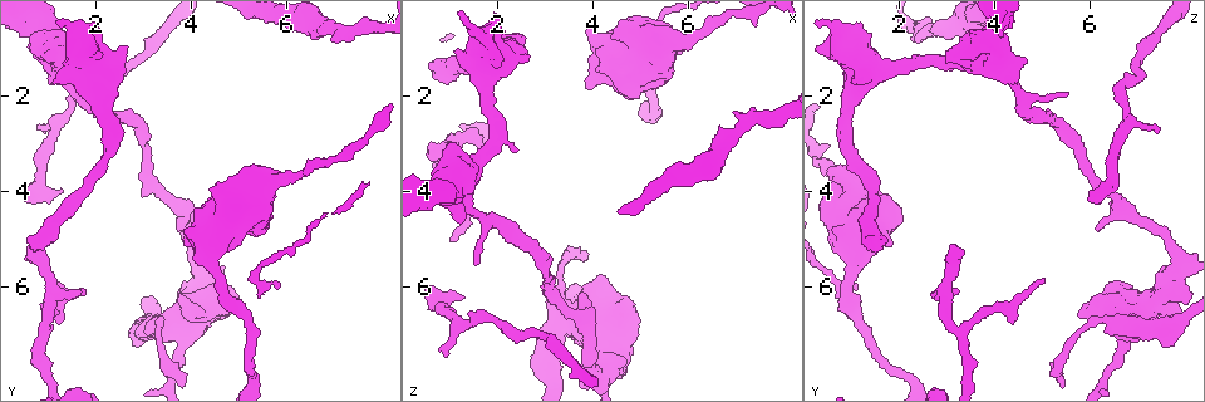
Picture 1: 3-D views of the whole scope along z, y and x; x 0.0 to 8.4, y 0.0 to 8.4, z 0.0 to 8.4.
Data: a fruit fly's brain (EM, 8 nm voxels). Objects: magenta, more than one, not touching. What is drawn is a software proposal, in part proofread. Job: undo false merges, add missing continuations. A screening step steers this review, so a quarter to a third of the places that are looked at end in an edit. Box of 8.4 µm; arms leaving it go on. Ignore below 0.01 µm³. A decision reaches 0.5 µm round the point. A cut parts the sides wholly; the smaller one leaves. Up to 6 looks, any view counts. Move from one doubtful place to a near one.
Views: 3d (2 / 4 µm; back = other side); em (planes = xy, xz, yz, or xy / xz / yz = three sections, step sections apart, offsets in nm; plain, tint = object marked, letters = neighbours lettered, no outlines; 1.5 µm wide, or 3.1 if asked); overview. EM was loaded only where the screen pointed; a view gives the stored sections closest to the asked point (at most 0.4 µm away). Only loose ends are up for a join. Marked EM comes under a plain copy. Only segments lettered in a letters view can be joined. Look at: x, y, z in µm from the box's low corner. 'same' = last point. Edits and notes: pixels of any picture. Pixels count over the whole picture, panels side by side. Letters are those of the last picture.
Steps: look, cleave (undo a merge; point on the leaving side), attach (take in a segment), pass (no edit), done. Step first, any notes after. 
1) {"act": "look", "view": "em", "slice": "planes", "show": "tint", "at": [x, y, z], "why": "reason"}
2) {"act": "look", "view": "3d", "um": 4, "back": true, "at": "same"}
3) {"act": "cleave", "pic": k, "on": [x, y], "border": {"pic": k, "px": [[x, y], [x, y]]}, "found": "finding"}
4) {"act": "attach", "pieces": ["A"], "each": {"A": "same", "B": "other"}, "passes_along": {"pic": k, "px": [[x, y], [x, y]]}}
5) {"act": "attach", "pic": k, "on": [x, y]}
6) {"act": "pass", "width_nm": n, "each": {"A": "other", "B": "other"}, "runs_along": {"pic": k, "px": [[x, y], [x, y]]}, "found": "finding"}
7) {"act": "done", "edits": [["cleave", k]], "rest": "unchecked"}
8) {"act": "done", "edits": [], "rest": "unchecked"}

{"act": "look", "view": "3d", "um": 4, "at": [1.10, 5.80, 5.10], "why": "free end"}

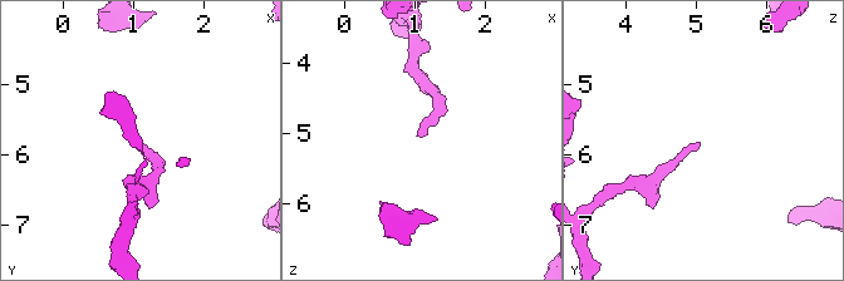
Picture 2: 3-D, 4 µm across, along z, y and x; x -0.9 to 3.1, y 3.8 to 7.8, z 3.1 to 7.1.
{"act": "look", "view": "em", "slice": "planes", "show": "letters", "at": [1.10, 5.80, 5.10], "why": "need the tissue"}

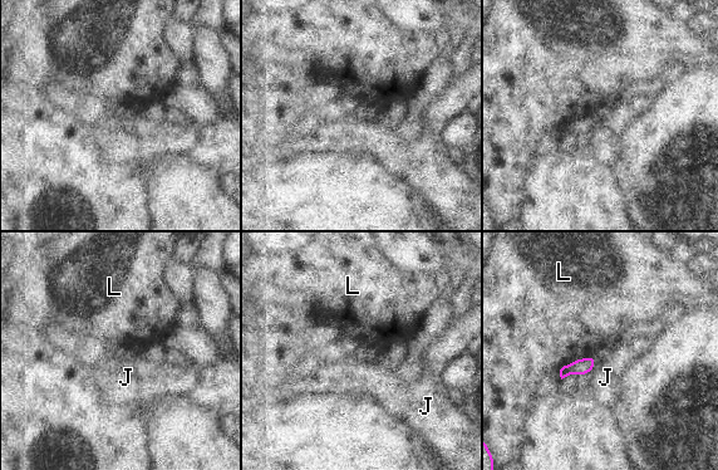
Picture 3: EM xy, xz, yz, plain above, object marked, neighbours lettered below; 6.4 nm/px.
{"act": "pass", "width_nm": 110, "each": {"J": "other", "L": "other"}, "border": {"pic": 3, "px": [[596, 356], [596, 363], [588, 373]]}, "found": "none of them fits"}

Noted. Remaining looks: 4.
{"act": "look", "view": "em", "slice": "yz", "step": 8, "show": "letters", "at": [1.35, 3.95, 6.25], "why": "an open end"}

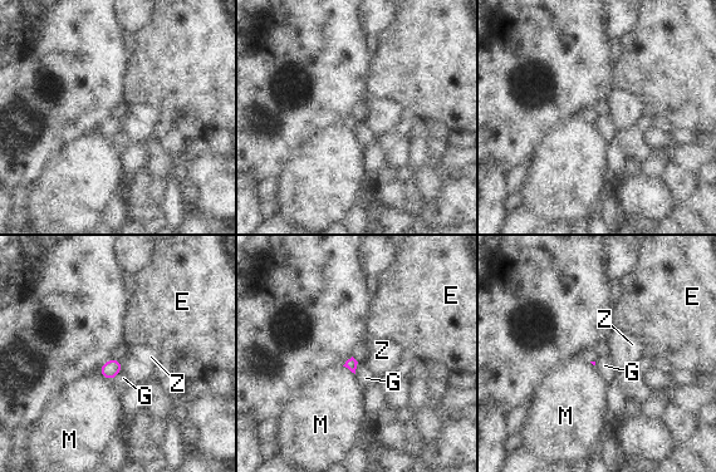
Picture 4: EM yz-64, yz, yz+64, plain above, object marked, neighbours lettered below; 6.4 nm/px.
{"act": "look", "view": "em", "slice": "xz", "step": 8, "show": "letters", "at": "same"}

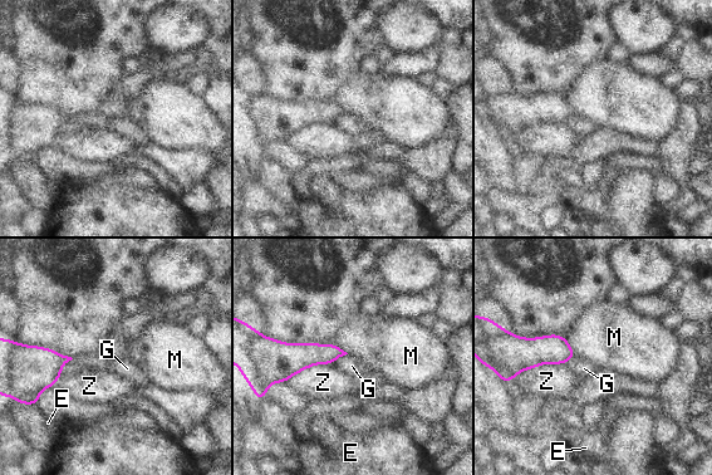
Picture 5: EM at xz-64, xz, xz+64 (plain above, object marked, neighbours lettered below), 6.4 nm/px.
{"act": "pass", "each": {"E": "other", "G": "other", "M": "other", "Z": "other"}, "border": {"pic": 5, "px": [[347, 353], [332, 363]]}, "found": "none of them fits"}

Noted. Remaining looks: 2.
{"act": "done", "edits": [], "rest": "unchecked"}

